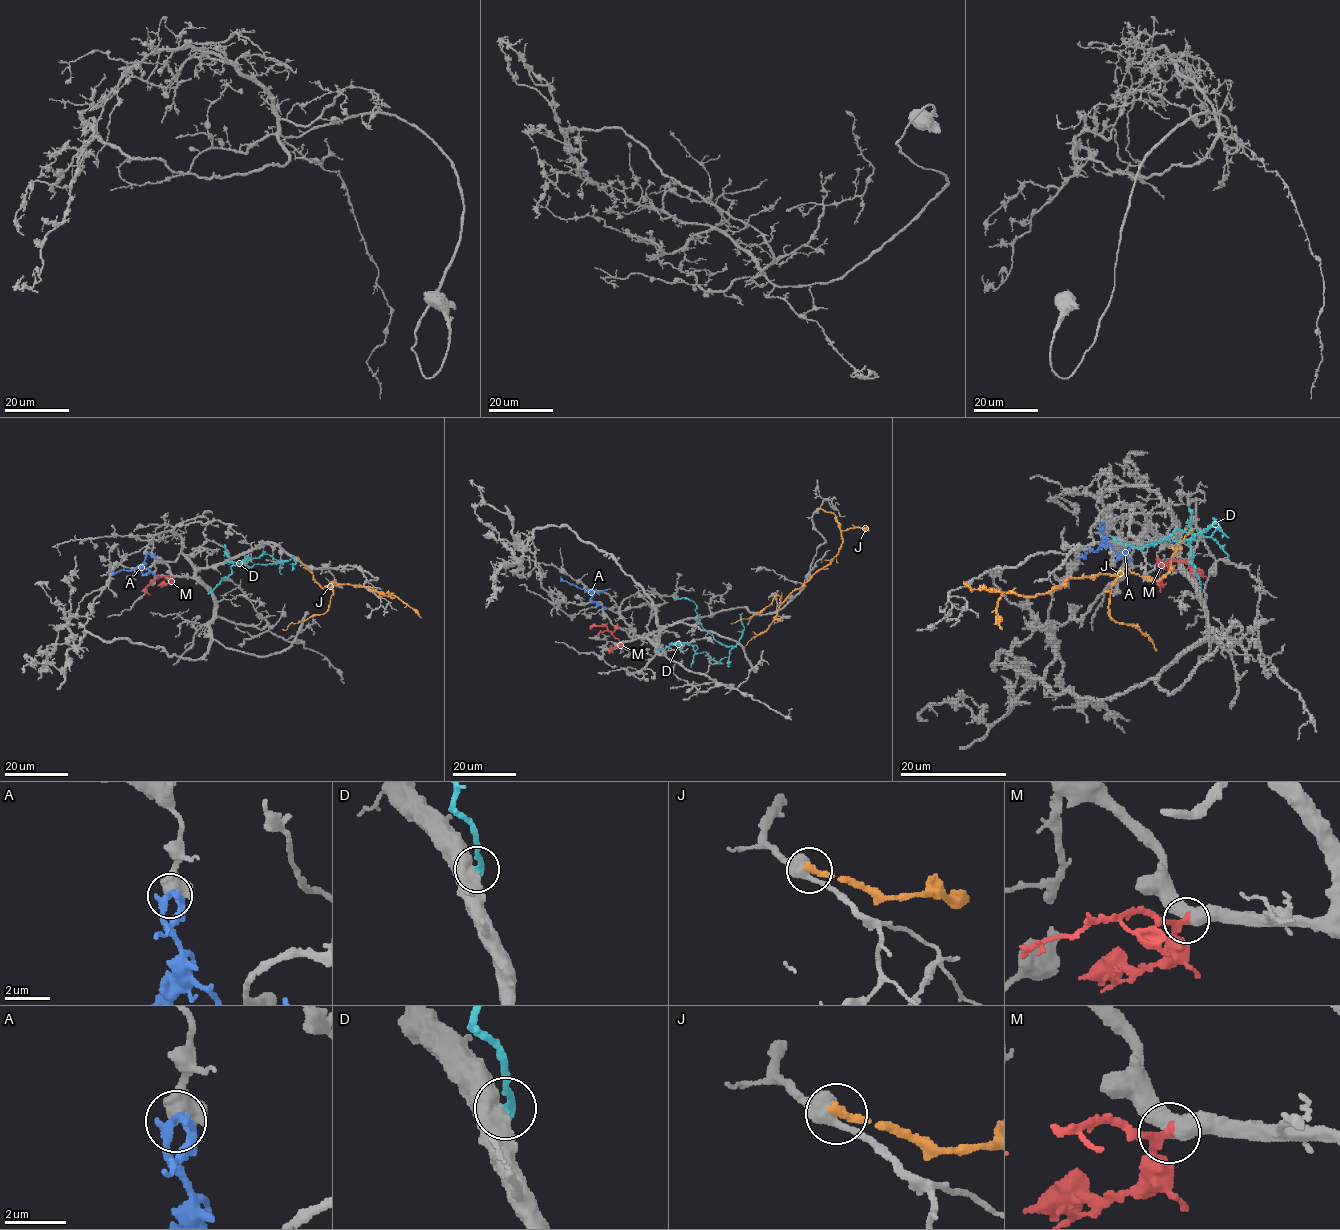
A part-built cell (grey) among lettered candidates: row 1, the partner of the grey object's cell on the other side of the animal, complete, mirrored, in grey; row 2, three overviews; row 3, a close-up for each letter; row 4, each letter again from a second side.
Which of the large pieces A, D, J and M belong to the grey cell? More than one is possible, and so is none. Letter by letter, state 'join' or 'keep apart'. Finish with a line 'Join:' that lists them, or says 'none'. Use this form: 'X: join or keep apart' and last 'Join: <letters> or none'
A: keep apart
D: keep apart
J: keep apart
M: join
Join: M

